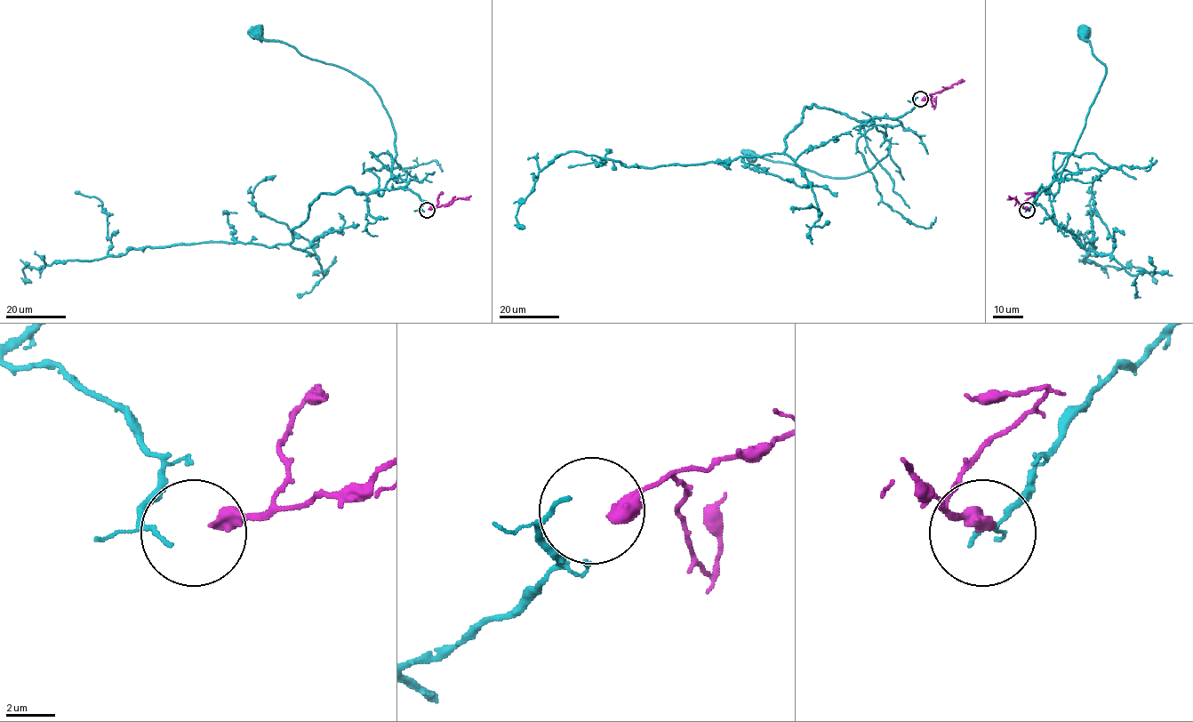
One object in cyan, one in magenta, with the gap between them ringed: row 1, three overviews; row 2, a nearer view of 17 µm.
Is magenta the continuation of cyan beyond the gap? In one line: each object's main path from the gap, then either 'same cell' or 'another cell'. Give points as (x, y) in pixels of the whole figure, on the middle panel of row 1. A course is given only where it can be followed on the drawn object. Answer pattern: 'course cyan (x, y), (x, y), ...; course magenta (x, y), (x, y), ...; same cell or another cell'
course cyan (917, 98), (902, 116), (872, 120), (890, 145), (889, 153), (868, 171), (831, 178), (752, 156); course magenta (922, 99), (964, 80); another cell

